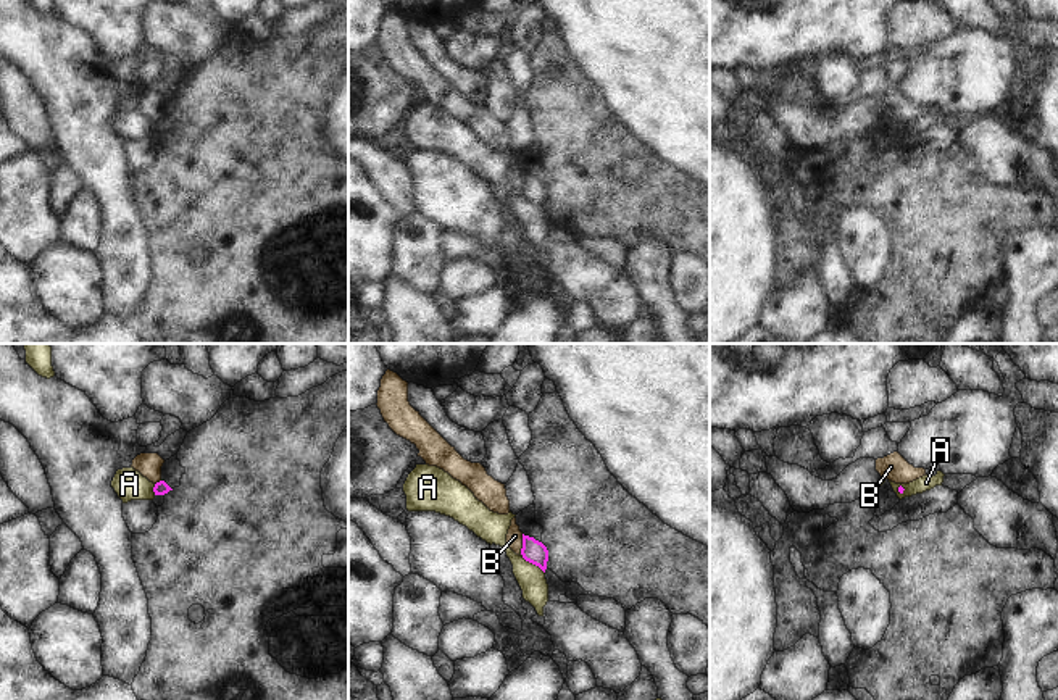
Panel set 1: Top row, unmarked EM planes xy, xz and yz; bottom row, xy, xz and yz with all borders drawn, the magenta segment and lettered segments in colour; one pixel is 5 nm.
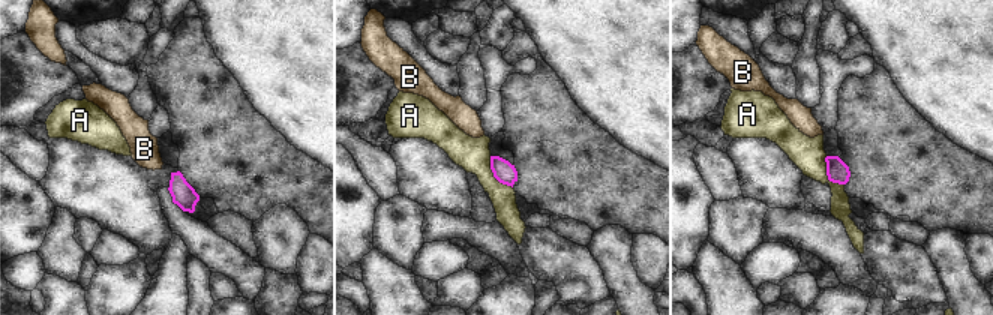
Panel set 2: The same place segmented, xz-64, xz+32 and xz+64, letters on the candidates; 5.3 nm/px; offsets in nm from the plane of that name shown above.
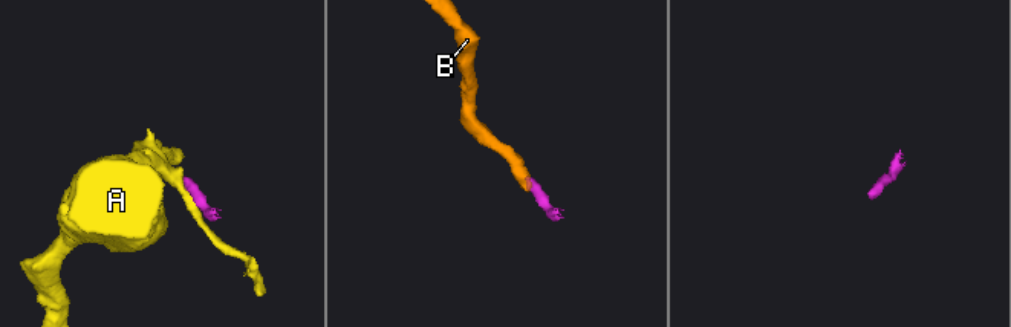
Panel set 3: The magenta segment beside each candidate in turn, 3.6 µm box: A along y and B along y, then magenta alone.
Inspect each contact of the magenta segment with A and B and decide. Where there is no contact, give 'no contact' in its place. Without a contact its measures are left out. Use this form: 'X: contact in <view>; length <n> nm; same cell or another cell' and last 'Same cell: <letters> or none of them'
A: contact in xz; length 150 nm; another cell
B: contact in xz; length 110 nm; another cell
Same cell: none of them

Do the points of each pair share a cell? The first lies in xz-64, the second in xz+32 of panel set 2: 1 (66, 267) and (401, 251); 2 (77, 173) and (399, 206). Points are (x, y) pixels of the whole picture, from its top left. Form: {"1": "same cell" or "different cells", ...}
{"1": "same cell", "2": "different cells"}

